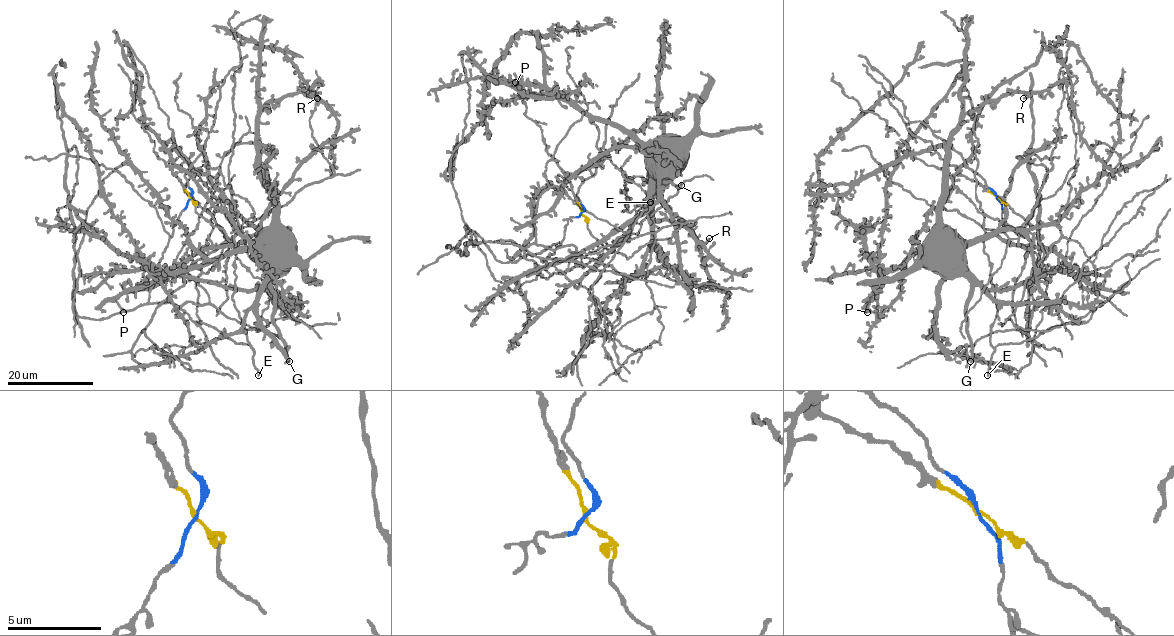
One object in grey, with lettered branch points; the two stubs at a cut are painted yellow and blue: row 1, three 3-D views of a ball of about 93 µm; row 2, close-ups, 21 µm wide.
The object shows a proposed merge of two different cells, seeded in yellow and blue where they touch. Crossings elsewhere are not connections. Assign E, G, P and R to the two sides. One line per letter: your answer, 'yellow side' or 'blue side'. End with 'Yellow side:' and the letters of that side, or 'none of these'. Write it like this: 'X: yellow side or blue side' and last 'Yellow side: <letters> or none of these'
E: yellow side
G: yellow side
P: yellow side
R: yellow side
Yellow side: E, G, P, R

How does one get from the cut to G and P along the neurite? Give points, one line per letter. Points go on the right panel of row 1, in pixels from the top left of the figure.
G: (997, 197), (1036, 228), (1044, 257), (1018, 303), (1003, 303), (973, 287), (966, 309), (970, 362)
P: (997, 197), (1036, 228), (1044, 251), (1018, 303), (998, 302), (932, 250), (919, 250), (883, 274), (867, 312)

